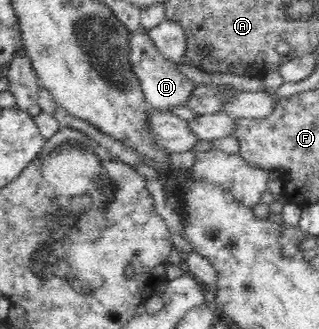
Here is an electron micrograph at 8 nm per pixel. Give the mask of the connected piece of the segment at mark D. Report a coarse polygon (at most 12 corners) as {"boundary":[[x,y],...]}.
{"boundary":[[133,33],[134,72],[159,113],[187,107],[197,84],[148,34]]}

